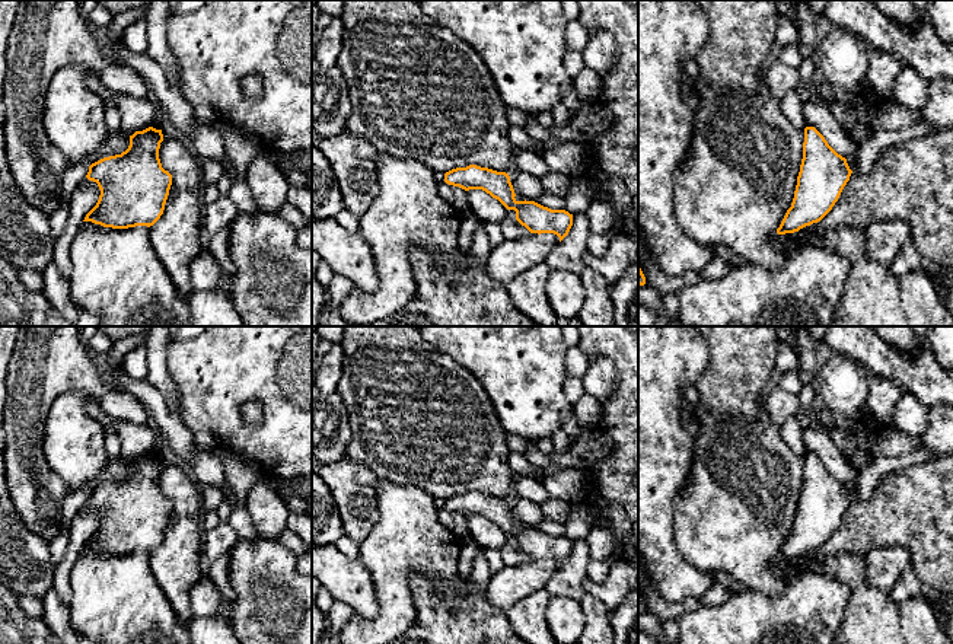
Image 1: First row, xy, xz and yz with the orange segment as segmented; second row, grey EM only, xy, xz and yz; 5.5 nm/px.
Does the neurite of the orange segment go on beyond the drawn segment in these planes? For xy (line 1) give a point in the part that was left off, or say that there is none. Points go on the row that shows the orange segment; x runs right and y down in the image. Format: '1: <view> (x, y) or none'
1: none

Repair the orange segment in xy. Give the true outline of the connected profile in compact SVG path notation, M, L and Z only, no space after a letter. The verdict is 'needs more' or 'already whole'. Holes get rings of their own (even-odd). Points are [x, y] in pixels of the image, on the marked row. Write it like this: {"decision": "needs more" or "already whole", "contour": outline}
{"decision": "already whole", "contour": "M162 130L136 131L125 152L89 166L86 178L98 184L101 195L83 221L128 229L150 227L160 219L172 185L159 159L162 141Z"}

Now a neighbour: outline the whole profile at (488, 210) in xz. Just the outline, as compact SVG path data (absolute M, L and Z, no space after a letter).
M469 189L468 207L481 223L501 223L507 216L507 208L482 189Z

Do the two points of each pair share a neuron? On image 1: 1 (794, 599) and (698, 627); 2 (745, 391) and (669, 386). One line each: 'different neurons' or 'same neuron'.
1: same neuron
2: different neurons

